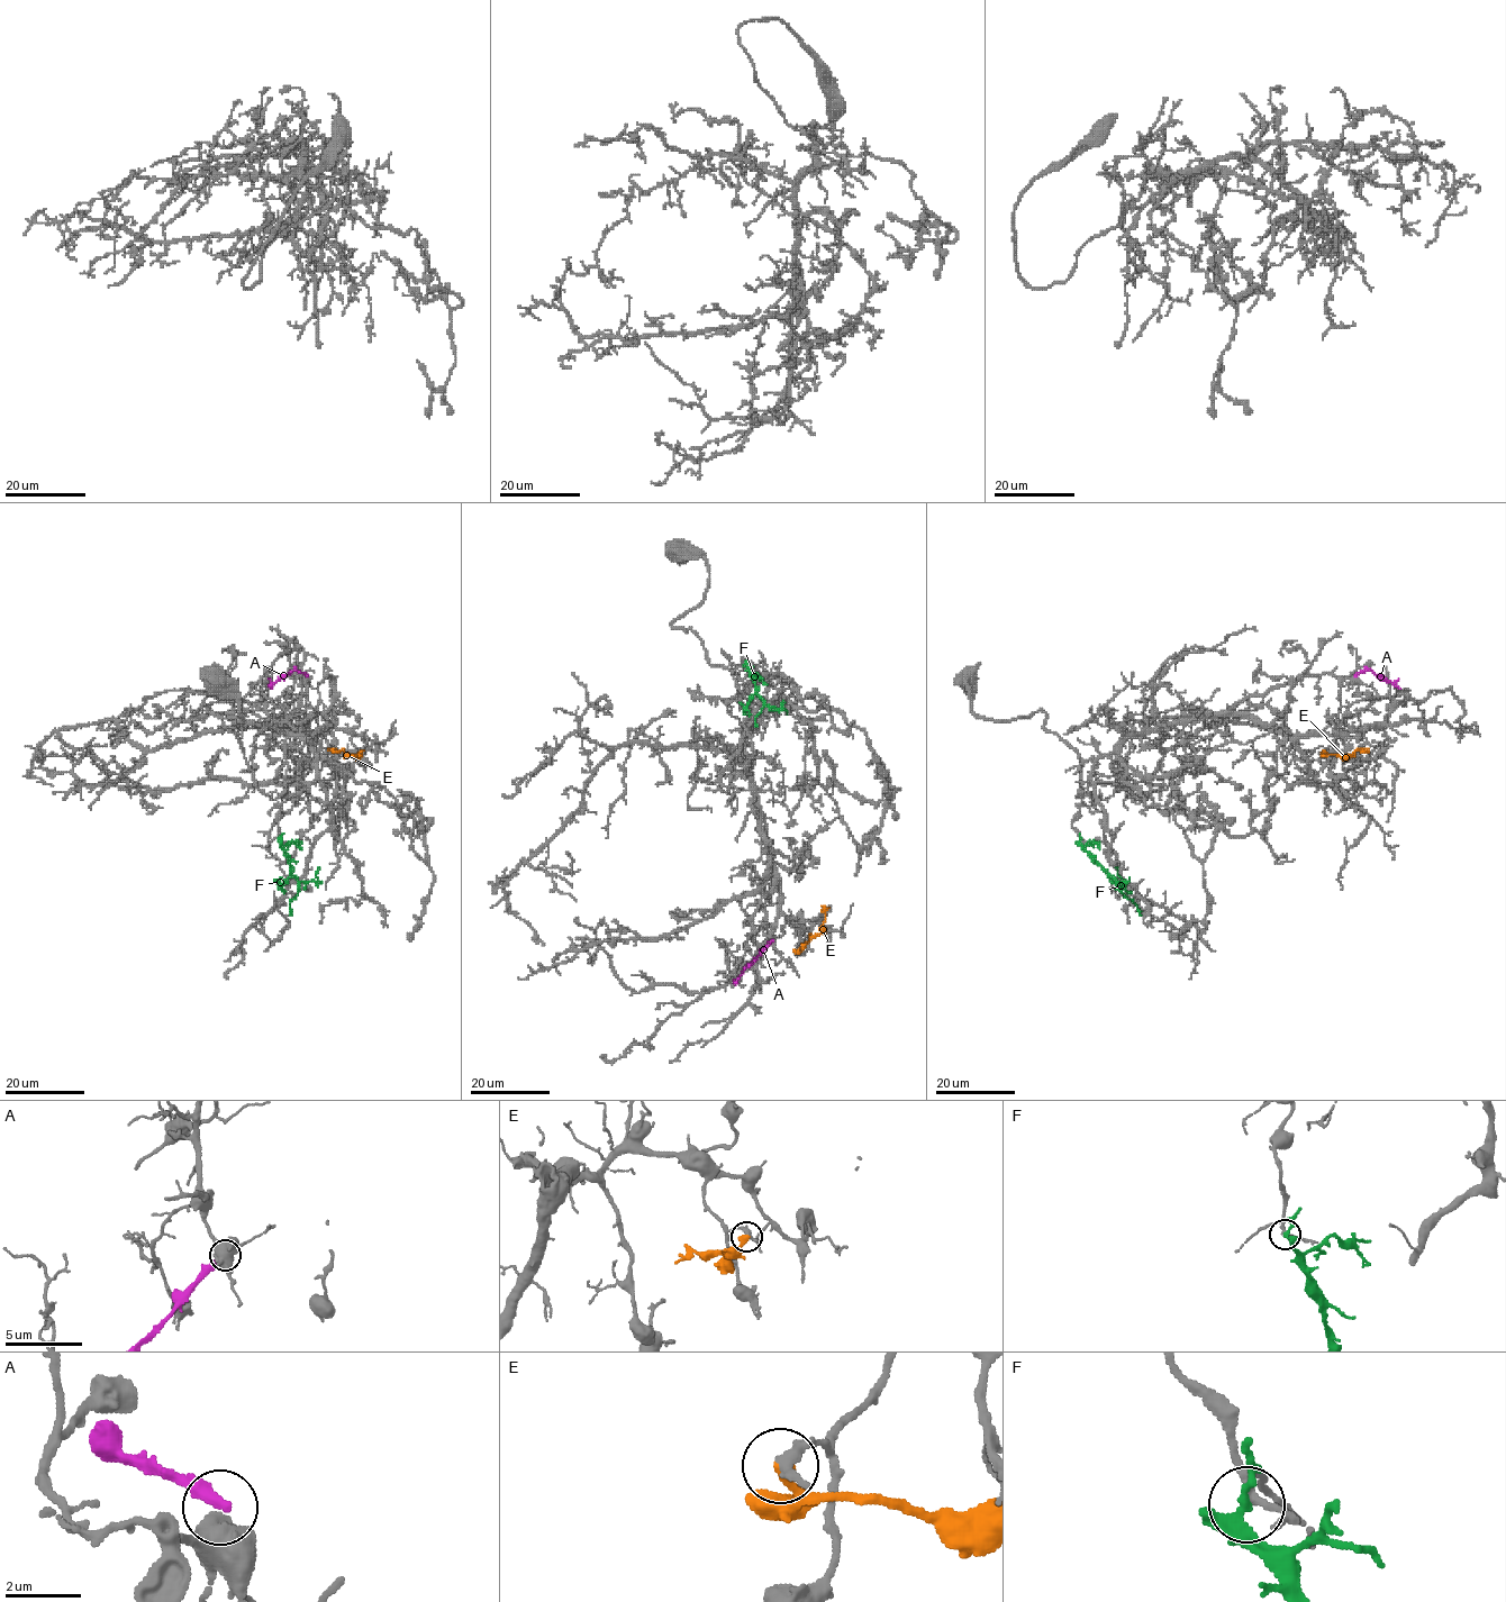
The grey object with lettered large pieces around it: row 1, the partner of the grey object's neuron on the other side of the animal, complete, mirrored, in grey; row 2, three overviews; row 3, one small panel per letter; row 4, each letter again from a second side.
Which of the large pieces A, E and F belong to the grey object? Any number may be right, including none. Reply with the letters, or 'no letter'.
no letter

